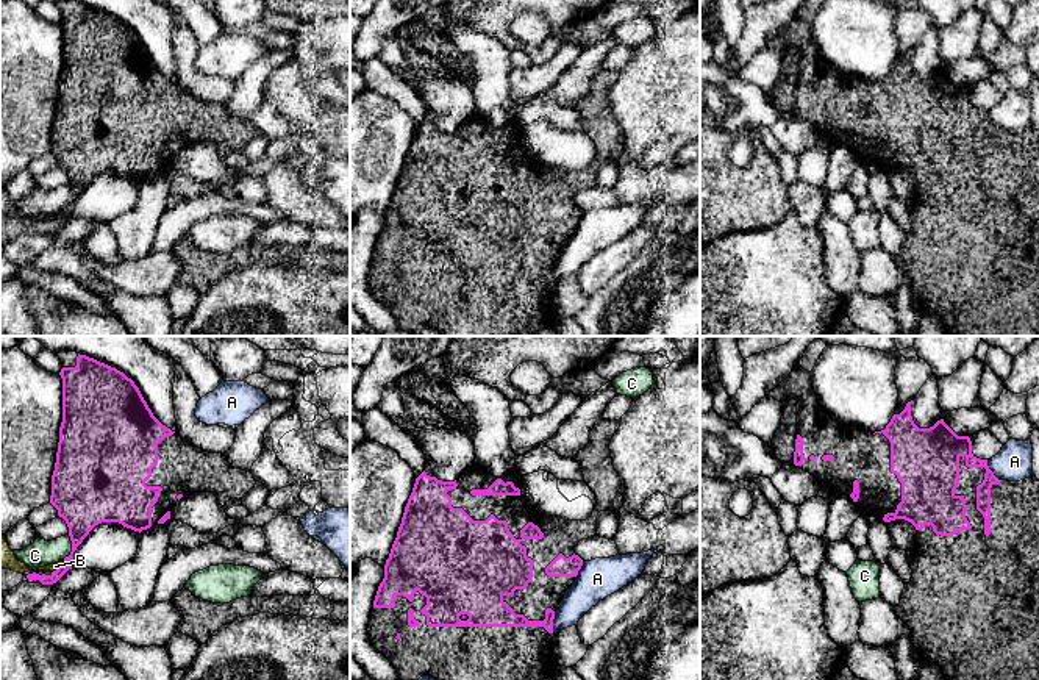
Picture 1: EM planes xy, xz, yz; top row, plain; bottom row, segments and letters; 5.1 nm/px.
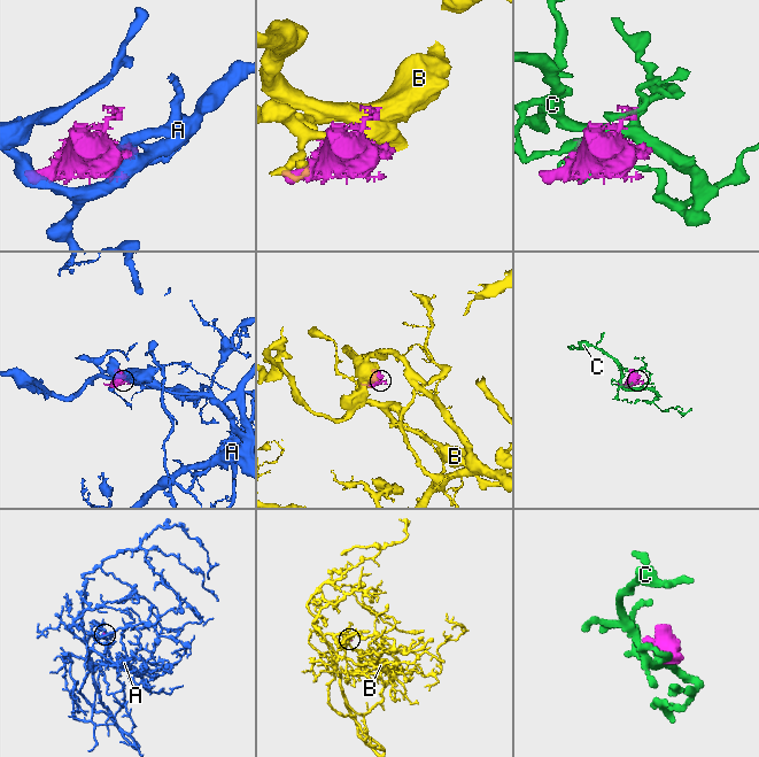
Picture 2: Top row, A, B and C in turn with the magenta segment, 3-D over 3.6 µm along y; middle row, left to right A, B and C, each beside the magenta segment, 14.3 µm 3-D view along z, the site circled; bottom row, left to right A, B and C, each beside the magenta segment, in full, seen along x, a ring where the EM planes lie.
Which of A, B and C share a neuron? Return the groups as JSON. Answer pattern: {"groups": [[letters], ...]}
{"groups": [["A"], ["B"], ["C"]]}

